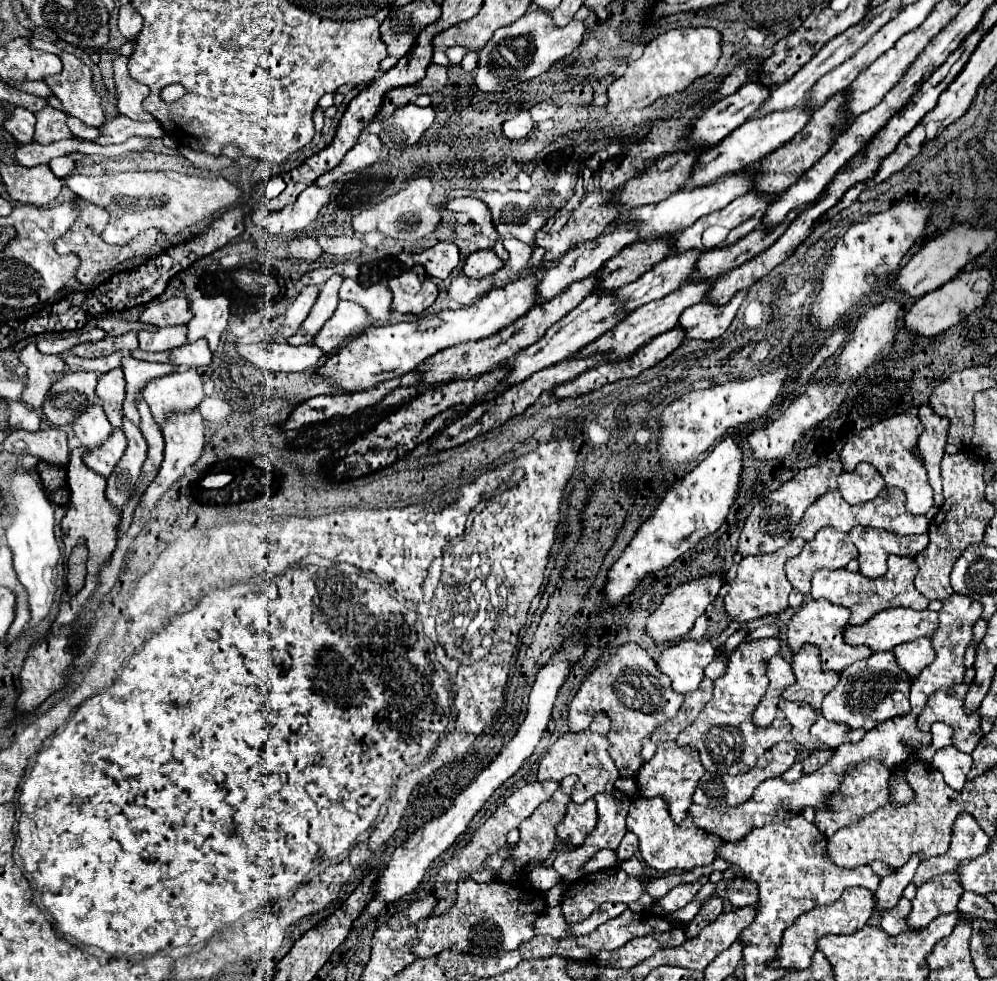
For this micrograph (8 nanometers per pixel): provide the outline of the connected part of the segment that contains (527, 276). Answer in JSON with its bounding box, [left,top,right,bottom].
[320,269,544,393]

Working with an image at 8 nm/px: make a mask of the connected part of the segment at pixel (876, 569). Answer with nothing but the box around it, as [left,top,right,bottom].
[848,525,928,579]

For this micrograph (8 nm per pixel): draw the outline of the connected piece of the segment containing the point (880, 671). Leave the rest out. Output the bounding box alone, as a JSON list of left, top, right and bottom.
[822,651,910,729]

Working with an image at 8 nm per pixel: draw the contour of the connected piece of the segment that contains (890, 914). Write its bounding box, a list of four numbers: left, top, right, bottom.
[882,897,912,935]

